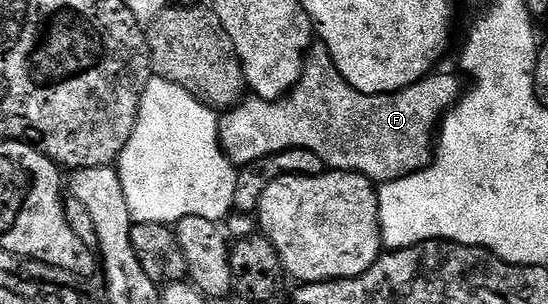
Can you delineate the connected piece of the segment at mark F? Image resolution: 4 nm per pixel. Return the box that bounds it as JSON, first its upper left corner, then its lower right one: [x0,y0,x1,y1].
[218,46,459,182]

